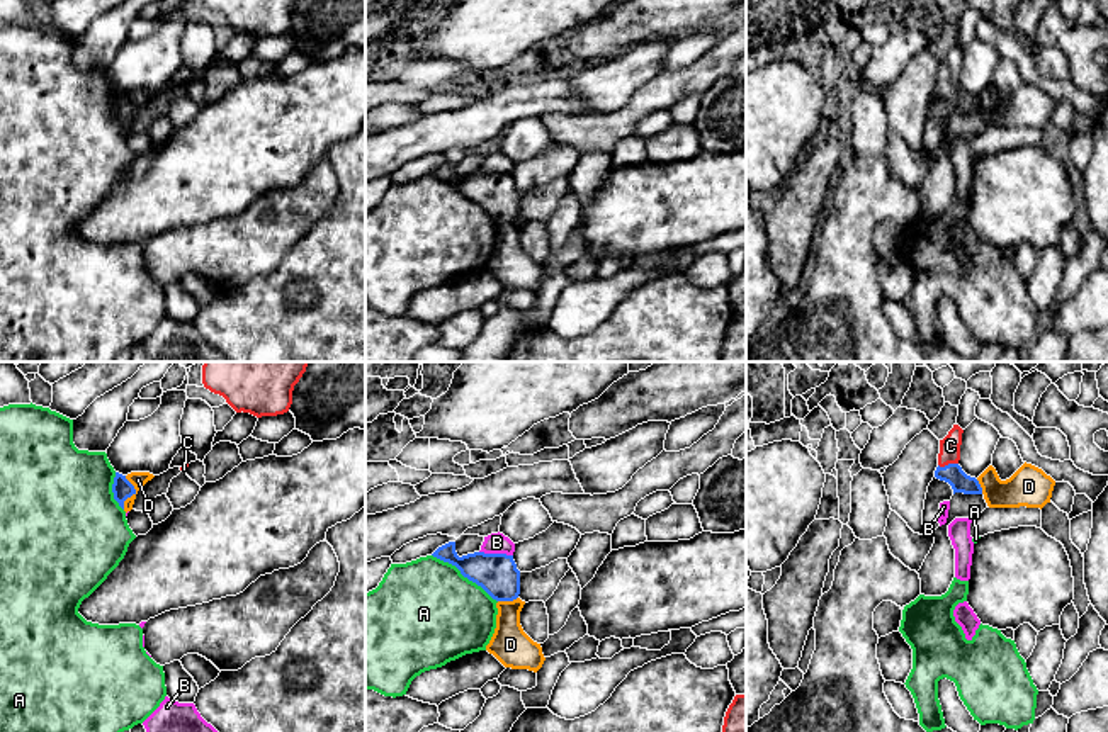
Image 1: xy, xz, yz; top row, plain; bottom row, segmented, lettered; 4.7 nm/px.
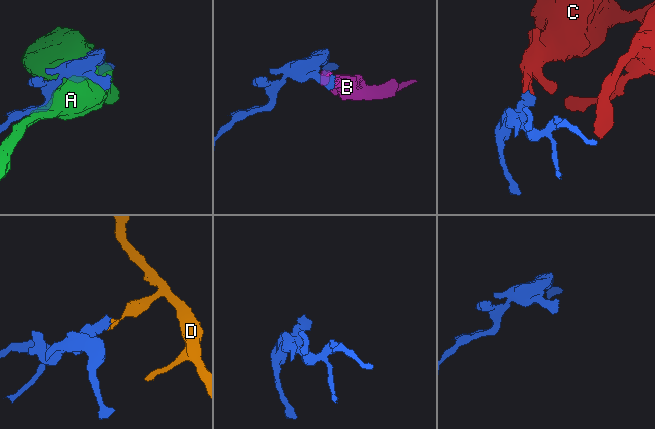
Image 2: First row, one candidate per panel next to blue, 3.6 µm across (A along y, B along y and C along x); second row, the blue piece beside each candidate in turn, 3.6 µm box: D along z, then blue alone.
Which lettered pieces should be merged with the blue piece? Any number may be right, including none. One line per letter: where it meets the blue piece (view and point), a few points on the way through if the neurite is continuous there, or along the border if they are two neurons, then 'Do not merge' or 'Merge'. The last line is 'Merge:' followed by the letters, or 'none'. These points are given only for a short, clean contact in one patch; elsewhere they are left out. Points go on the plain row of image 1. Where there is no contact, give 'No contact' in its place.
A: Touches blue at xz (464, 196). Do not merge
B: Touches blue at xz (497, 174). Boundary: xz (480, 170), (512, 175). Do not merge
C: Touches blue at yz (949, 84). Path across: yz (961, 102), (949, 84), (950, 65). Merge
D: Touches blue at xy (133, 112). Boundary: xy (124, 95), (135, 111), (123, 128). Do not merge
Merge: C

